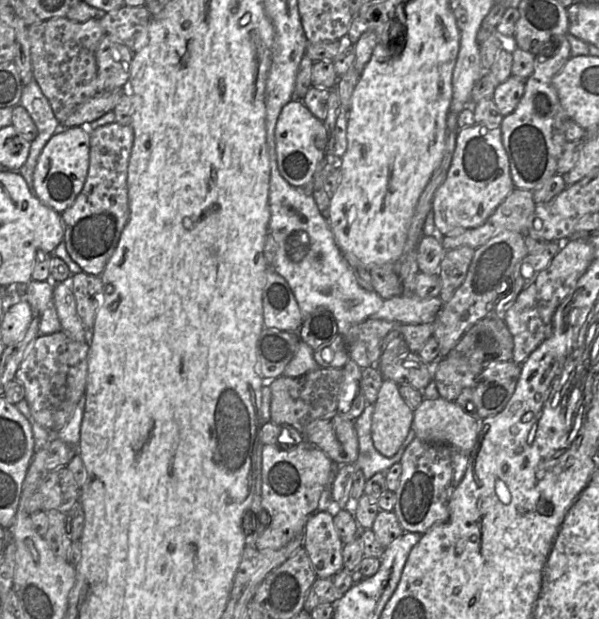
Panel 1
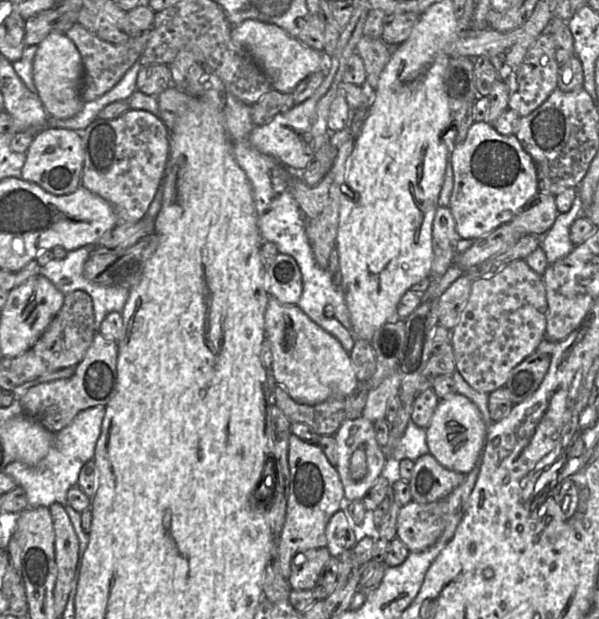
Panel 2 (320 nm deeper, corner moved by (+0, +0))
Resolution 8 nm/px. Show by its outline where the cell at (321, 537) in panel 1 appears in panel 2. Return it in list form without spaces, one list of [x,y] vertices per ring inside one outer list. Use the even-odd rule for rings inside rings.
[[[344,508],[338,510],[326,526],[327,548],[332,557],[340,557],[346,550],[352,549],[361,535],[361,529],[354,527]]]

